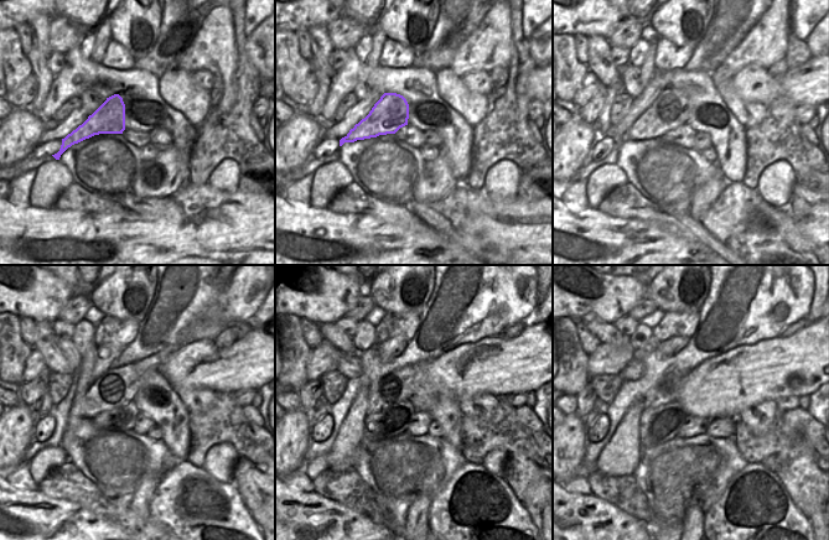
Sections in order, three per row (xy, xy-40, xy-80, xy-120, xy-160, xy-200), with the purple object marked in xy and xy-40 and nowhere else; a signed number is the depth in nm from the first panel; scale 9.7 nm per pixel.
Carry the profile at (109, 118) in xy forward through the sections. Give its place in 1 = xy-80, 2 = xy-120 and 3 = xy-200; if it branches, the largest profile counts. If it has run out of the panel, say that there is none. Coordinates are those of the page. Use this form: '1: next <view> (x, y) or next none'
1: next xy-80 (671, 109)
2: next xy-120 (117, 387)
3: next xy-200 (668, 391)

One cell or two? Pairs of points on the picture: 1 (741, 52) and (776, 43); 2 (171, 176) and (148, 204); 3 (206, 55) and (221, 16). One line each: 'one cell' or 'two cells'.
1: one cell
2: two cells
3: one cell

